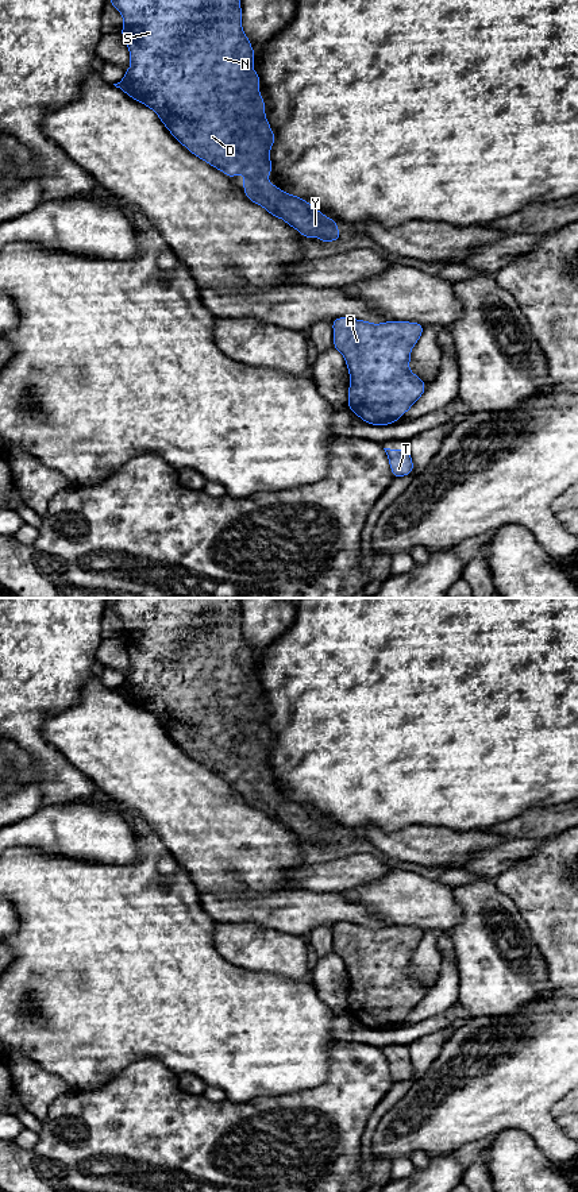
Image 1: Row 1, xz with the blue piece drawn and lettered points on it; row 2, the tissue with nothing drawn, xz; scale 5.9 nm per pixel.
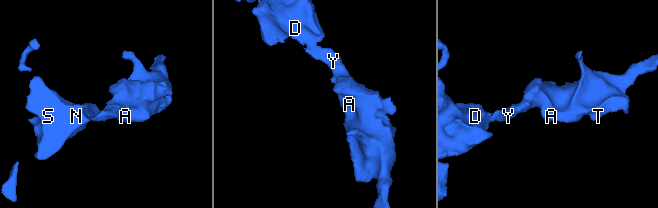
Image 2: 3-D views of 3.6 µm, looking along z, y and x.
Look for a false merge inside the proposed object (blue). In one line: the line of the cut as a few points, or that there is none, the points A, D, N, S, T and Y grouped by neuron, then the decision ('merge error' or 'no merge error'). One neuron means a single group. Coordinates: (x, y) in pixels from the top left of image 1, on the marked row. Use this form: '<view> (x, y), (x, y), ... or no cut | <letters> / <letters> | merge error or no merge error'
no cut | A D N S T Y | no merge error

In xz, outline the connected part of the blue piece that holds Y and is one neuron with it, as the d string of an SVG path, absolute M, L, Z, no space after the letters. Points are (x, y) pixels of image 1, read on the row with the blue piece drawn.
M107 0L123 16L123 35L131 66L116 88L153 109L169 132L193 155L232 178L243 174L246 197L270 215L296 228L303 238L319 238L323 243L342 238L338 224L304 198L289 194L267 181L271 173L270 148L275 135L265 115L259 93L259 74L253 70L255 54L242 28L240 0Z

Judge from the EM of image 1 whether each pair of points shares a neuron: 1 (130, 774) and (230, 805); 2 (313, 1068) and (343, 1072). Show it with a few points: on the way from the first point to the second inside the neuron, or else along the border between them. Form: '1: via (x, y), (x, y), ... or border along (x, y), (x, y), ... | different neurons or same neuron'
1: via (154, 779), (187, 805), (205, 805) | same neuron
2: border along (335, 1040), (330, 1046), (328, 1076), (305, 1091) | different neurons

